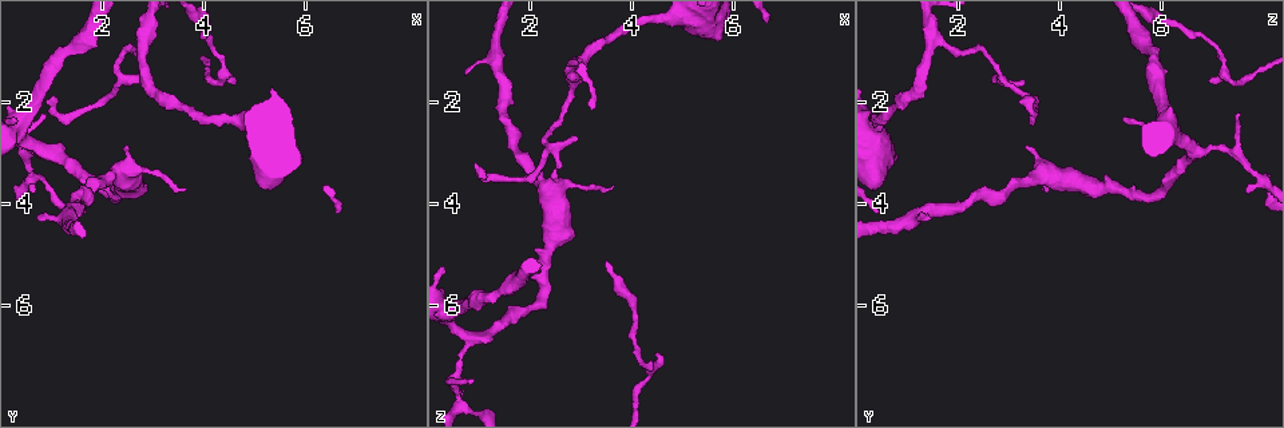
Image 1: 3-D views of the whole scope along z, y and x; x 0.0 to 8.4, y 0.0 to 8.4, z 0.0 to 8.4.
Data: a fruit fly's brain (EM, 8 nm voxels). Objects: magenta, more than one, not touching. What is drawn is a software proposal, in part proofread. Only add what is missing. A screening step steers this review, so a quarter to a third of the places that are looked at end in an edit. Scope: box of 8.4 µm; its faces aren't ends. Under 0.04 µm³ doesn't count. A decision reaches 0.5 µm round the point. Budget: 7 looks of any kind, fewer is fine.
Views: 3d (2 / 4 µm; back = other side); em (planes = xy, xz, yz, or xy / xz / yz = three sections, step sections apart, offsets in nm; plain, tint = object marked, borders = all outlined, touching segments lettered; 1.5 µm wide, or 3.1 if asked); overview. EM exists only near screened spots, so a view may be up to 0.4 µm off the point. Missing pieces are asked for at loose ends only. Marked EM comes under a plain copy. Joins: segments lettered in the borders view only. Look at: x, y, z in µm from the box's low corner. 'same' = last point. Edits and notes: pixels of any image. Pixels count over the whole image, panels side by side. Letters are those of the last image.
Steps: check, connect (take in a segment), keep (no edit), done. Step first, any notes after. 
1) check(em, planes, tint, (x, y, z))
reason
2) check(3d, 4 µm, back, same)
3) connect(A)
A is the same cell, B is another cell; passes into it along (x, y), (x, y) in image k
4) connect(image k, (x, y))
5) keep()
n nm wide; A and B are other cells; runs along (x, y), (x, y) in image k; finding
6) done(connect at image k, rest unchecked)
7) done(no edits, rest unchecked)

check(3d, 2 µm, (0.90, 1.95, 3.20))
tapers out

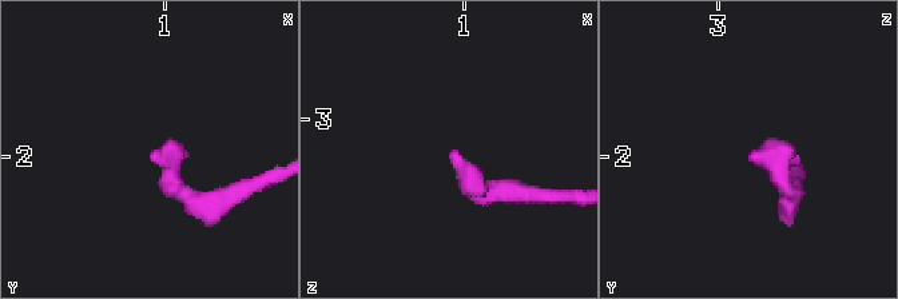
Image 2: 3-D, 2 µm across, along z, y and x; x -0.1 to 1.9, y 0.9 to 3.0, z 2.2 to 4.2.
check(em, planes, tint, (0.94, 1.98, 3.18))
need the tissue

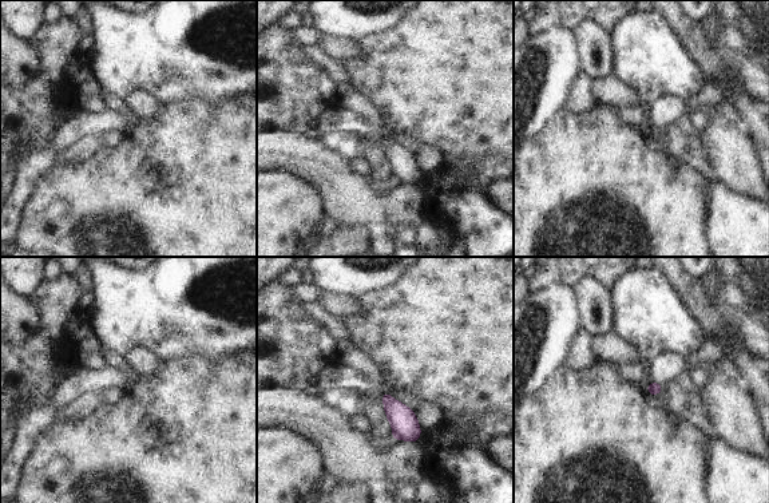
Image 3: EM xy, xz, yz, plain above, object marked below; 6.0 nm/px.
check(em, planes, borders, same)
see the neighbours

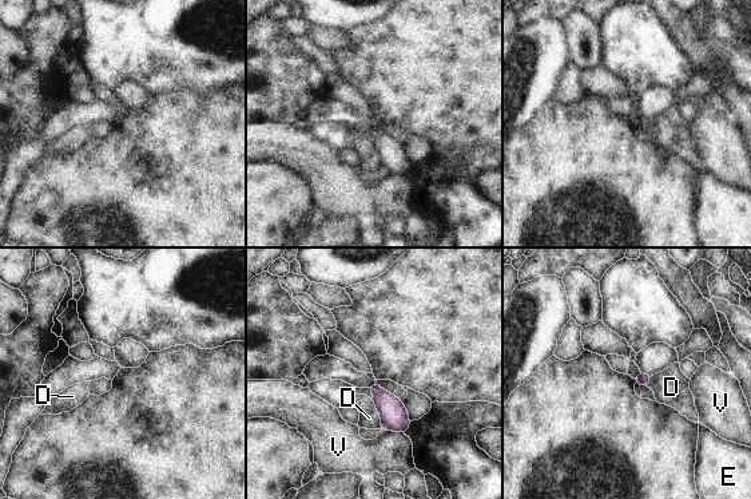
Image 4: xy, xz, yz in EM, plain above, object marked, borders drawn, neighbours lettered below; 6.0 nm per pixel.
keep()
D, E and V are other cells; border along (372, 400), (380, 415), (381, 428) in image 4; no lettered segment goes on from it

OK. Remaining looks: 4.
check(3d, 4 µm, (0.95, 2.20, 7.40))
branch stops here

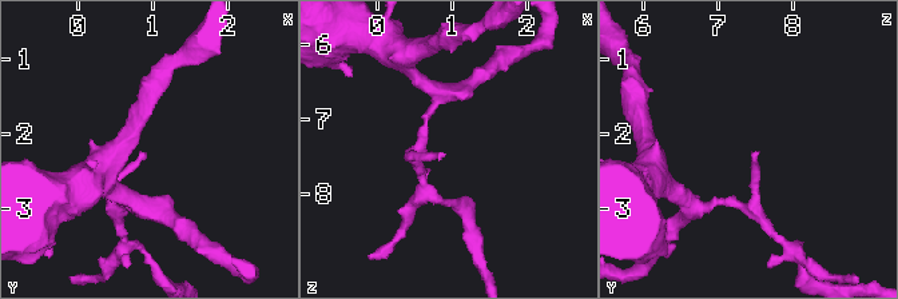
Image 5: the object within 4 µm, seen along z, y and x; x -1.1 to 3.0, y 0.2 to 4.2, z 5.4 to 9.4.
check(em, planes, borders, (0.85, 2.20, 7.45))
now the EM

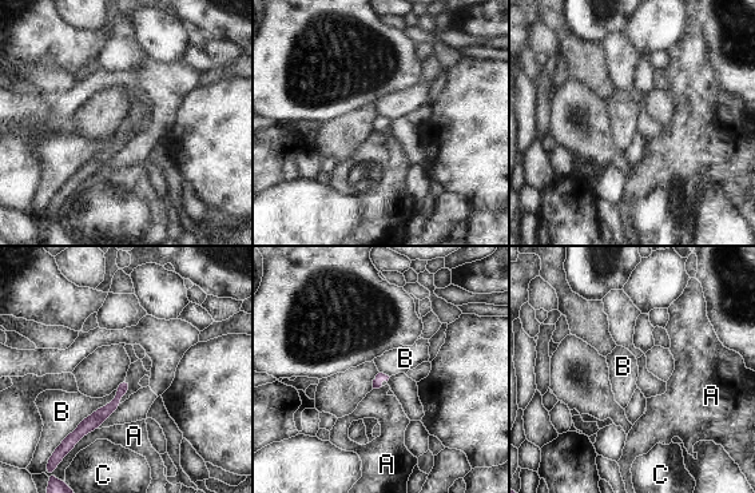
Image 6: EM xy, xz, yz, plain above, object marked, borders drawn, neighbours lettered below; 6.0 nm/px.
keep()
A, B and C are other cells; runs along (124, 384), (116, 401), (74, 436) in image 6; none of them fits

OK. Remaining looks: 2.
check(3d, 2 µm, (3.65, 3.70, 3.70))

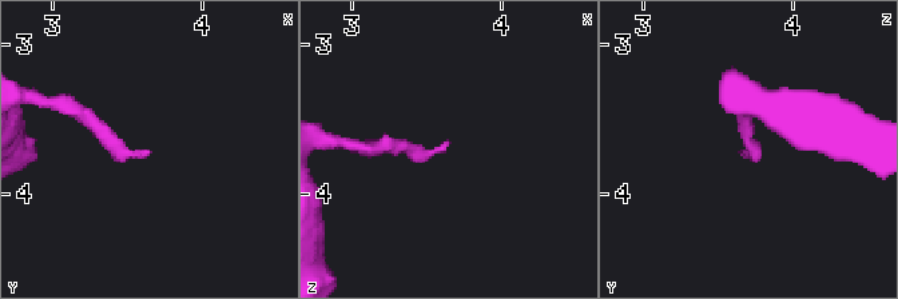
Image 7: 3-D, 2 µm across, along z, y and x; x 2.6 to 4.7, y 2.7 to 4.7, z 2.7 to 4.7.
check(em, planes, borders, (3.64, 3.70, 3.66))

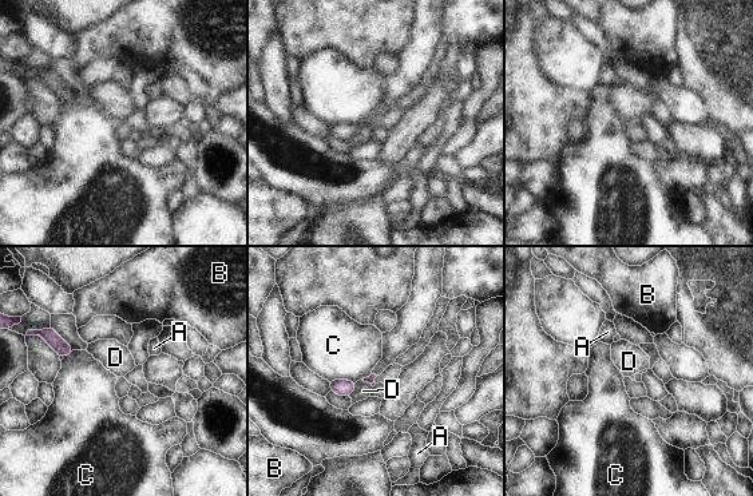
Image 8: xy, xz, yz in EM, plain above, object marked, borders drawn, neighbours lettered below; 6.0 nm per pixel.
keep()
C touches over 170 nm; A, B, C and D are other cells; border along (356, 383), (356, 387), (348, 396) in image 8; no lettered segment goes on from it

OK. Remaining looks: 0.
done(no edits, rest unchecked)

